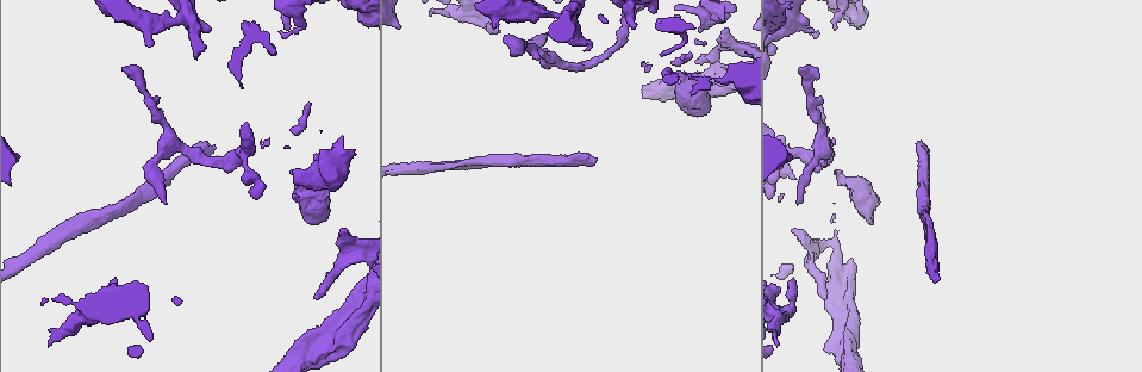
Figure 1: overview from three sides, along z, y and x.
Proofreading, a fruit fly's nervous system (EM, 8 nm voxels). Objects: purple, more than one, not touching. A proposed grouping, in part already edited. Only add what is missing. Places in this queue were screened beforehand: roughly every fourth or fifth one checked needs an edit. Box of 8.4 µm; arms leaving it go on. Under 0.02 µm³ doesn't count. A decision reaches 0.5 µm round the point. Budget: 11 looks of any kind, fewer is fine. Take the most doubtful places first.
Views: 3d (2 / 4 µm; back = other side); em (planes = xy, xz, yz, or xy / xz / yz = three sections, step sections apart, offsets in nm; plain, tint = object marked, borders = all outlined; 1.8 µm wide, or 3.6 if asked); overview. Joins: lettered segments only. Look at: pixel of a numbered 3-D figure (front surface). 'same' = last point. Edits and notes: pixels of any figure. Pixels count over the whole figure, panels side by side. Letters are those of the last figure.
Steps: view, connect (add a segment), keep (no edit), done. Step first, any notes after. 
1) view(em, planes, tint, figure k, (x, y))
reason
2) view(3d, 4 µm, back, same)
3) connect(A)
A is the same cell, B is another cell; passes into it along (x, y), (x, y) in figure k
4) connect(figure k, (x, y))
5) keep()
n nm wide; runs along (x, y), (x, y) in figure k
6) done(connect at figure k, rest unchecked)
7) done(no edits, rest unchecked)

view(em, planes, plain, figure 1, (214, 144))
branch stops here

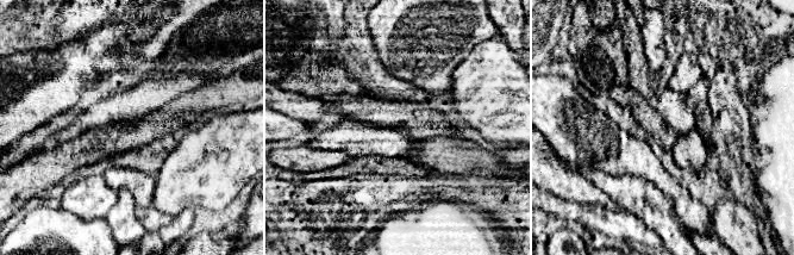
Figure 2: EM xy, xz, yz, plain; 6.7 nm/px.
view(em, planes, borders, same)

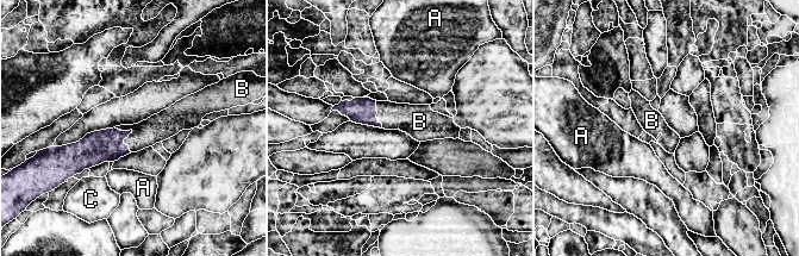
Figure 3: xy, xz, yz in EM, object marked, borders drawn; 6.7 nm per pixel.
connect(B)
B is the same cell, A and C are other cells; passes into it along (106, 145), (129, 133), (163, 125) in figure 3; the cell continues

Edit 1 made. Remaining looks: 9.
view(overview)
see it whole again

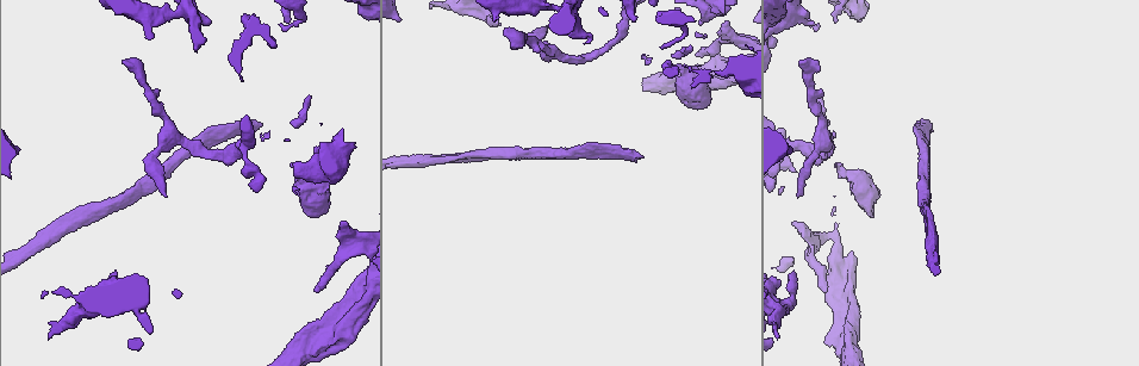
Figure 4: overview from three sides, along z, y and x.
view(3d, 4 µm, figure 4, (506, 29))

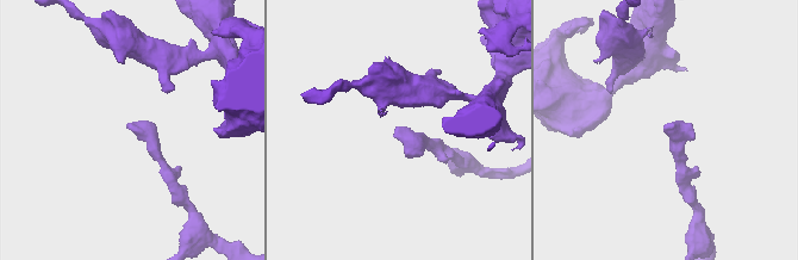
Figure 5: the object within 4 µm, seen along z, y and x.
view(em, planes, borders, figure 5, (669, 123))
shape alone is not enough

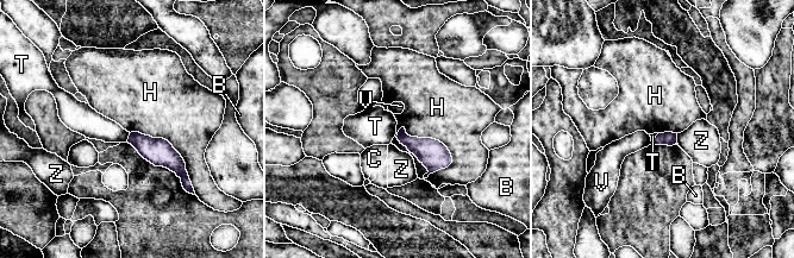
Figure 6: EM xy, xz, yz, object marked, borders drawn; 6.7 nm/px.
keep()
B, C, H, T, V and Z are other cells; border along (398, 130), (438, 139), (452, 162) in figure 6; no lettered segment goes on from it

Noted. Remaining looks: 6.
view(em, 3.6 µm, planes, borders, figure 4, (203, 25))
free end

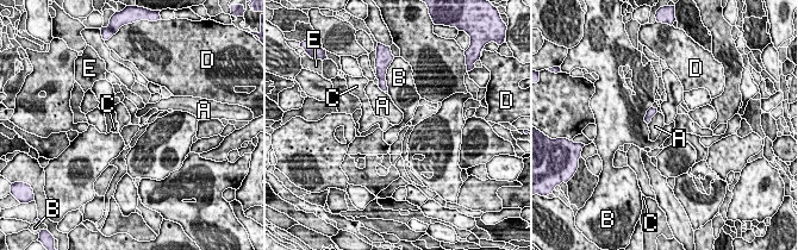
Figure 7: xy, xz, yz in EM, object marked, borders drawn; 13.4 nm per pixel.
keep()
A, B, C, D and E are other cells; border along (652, 106), (644, 117), (647, 124) in figure 7; no lettered segment goes on from it

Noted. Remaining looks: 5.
view(em, yz, step 16, borders, figure 4, (696, 56))
branch stops here

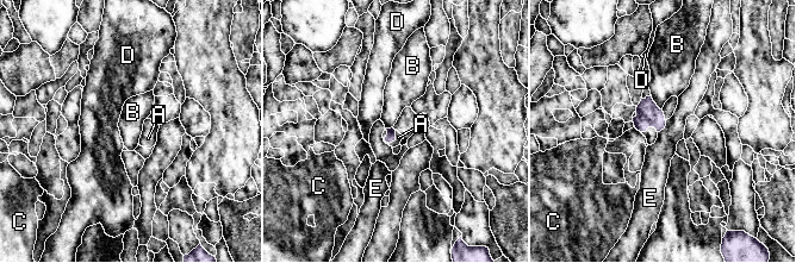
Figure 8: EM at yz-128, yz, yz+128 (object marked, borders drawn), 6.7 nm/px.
view(em, planes, borders, same)

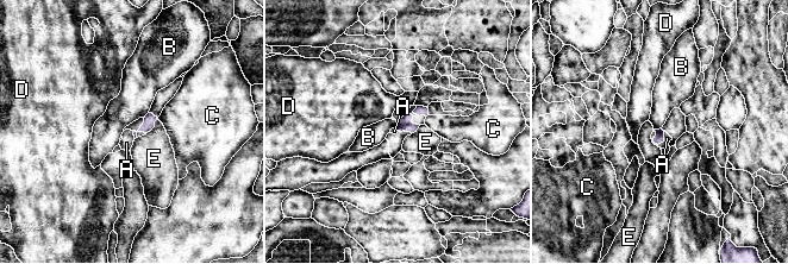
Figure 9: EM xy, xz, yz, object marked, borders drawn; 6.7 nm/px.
connect(A)
A is the same cell, B, C, D and E are other cells; passes into it along (658, 138), (663, 139), (667, 138) in figure 9; the cell continues

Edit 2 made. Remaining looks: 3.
view(3d, 4 µm, figure 4, (796, 274))
free end

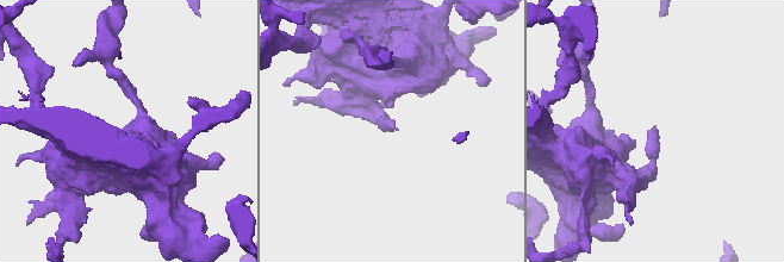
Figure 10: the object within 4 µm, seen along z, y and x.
view(em, planes, tint, figure 10, (123, 128))

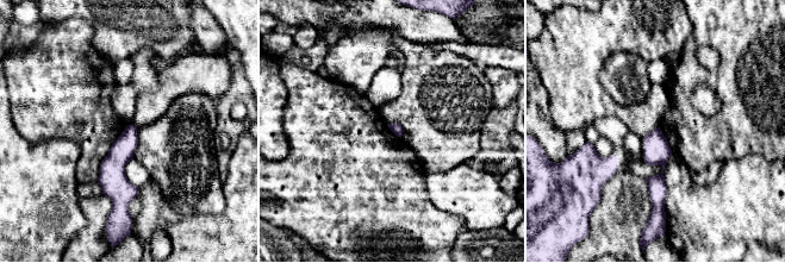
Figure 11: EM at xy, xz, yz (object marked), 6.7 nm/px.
view(em, planes, borders, same)
what lies round it

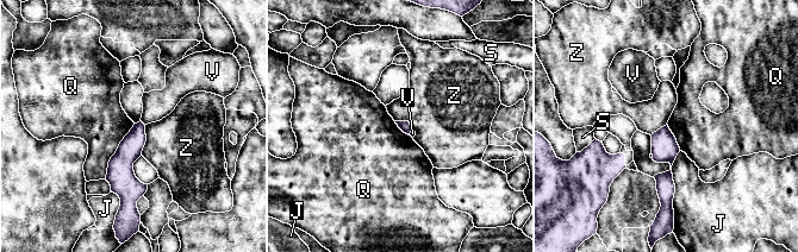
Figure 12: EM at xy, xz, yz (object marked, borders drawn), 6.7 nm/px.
keep()
J, Q, S, V and Z are other cells; border along (135, 124), (111, 157), (105, 178) in figure 12; none of them fits

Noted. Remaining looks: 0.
done(connect at figure 3, connect at figure 9, rest unchecked)

